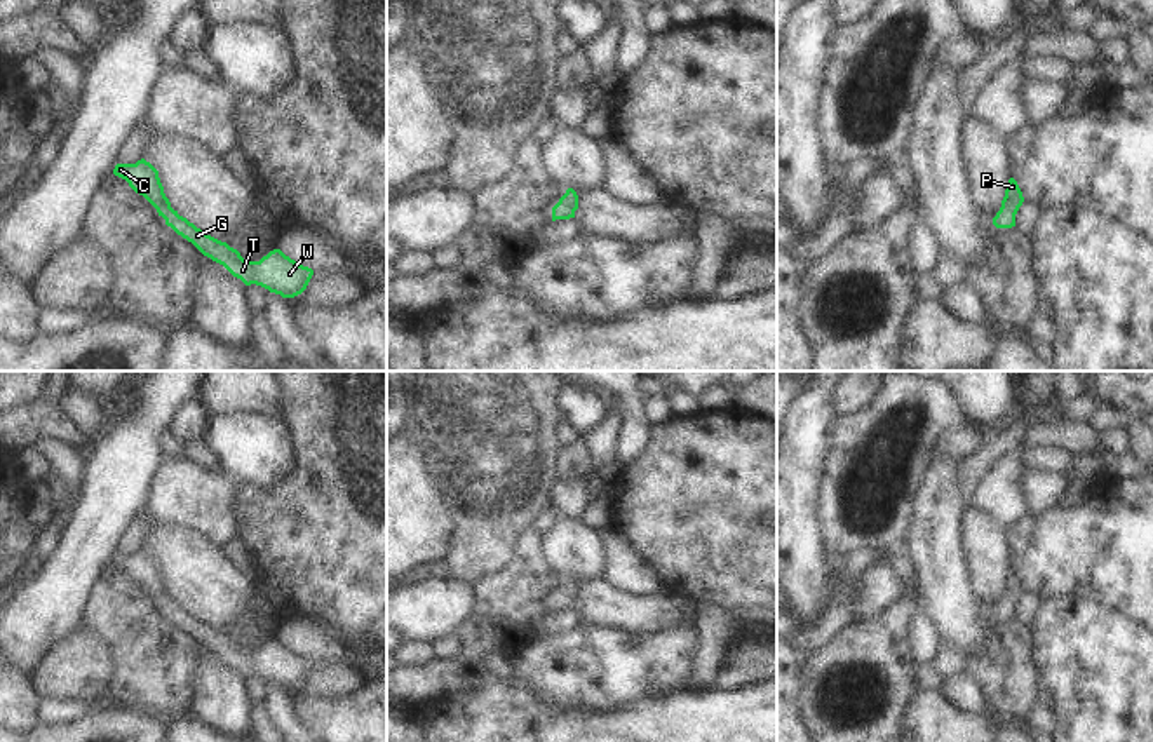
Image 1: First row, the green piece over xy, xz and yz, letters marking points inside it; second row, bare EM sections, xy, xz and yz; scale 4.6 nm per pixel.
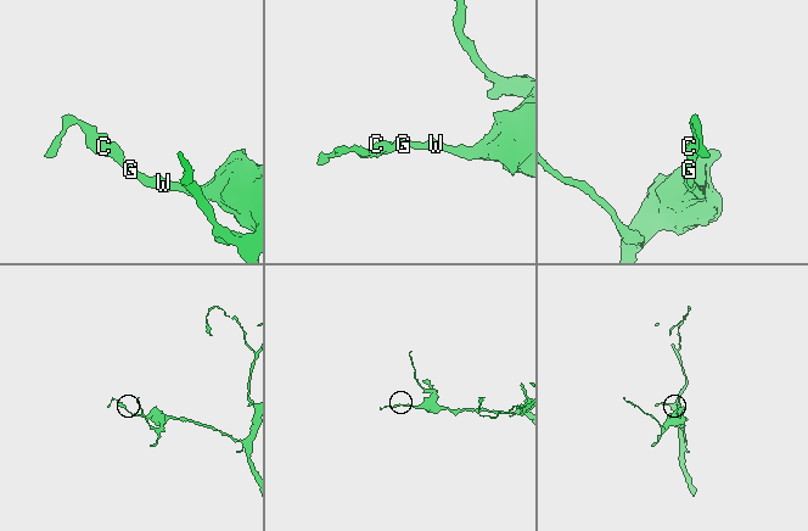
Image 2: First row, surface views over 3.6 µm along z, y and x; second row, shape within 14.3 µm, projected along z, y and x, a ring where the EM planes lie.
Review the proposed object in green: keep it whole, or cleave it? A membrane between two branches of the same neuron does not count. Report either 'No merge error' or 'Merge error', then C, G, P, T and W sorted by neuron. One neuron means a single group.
No merge error. Groups: C G P T W

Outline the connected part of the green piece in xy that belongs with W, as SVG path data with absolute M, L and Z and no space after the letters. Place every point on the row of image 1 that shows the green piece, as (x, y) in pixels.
M145 159L136 164L117 164L113 174L125 179L136 193L143 195L157 209L158 216L165 219L167 226L192 242L204 256L223 265L246 286L256 284L282 298L294 298L307 289L314 270L296 263L280 249L270 251L260 261L246 261L237 249L179 216L164 193L158 171Z

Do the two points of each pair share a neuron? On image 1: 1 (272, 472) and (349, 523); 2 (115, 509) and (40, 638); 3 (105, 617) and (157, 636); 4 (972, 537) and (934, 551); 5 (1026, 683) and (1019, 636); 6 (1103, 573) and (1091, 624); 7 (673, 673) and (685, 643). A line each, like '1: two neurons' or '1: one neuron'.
1: two neurons
2: one neuron
3: one neuron
4: two neurons
5: one neuron
6: two neurons
7: one neuron

